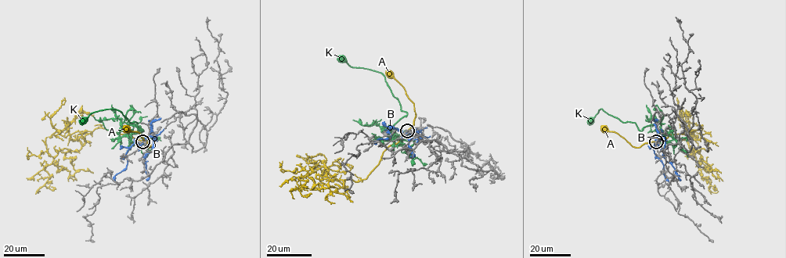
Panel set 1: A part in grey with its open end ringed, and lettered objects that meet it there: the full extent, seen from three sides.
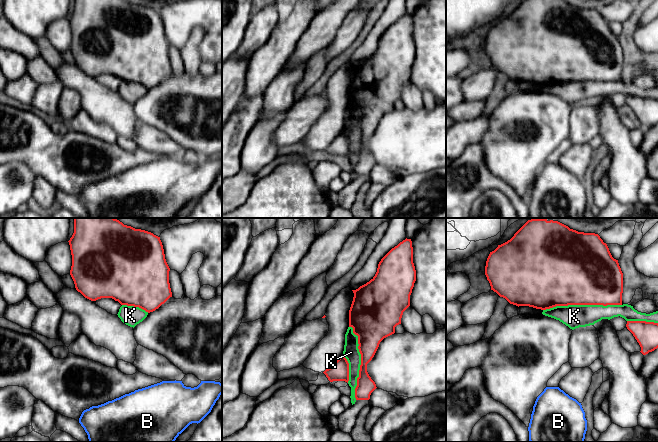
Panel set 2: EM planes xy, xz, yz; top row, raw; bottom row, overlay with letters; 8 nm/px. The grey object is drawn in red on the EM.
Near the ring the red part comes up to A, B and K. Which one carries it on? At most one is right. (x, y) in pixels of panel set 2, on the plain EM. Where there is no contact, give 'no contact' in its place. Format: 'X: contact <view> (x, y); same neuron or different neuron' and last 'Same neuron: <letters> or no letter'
A: no contact; different neuron
B: no contact; different neuron
K: contact yz (582, 80); different neuron
Same neuron: no letter

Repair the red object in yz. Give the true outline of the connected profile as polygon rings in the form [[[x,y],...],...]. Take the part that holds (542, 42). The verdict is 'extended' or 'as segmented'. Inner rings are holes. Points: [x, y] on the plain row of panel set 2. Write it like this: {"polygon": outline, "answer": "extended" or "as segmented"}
{"polygon": [[[524,0],[510,16],[490,28],[485,51],[491,66],[518,83],[546,86],[568,81],[622,81],[623,49],[607,20],[598,10],[578,8],[564,0]]], "answer": "as segmented"}

